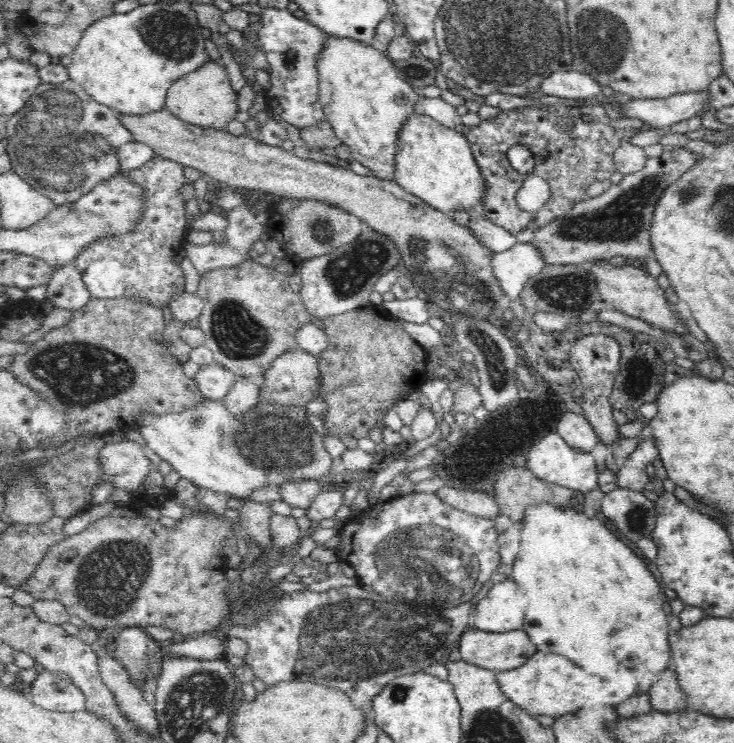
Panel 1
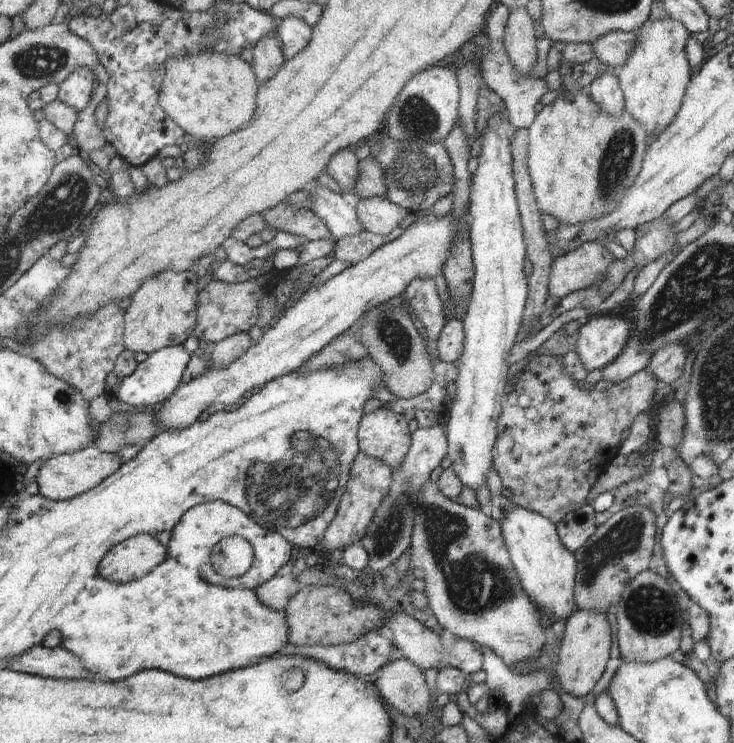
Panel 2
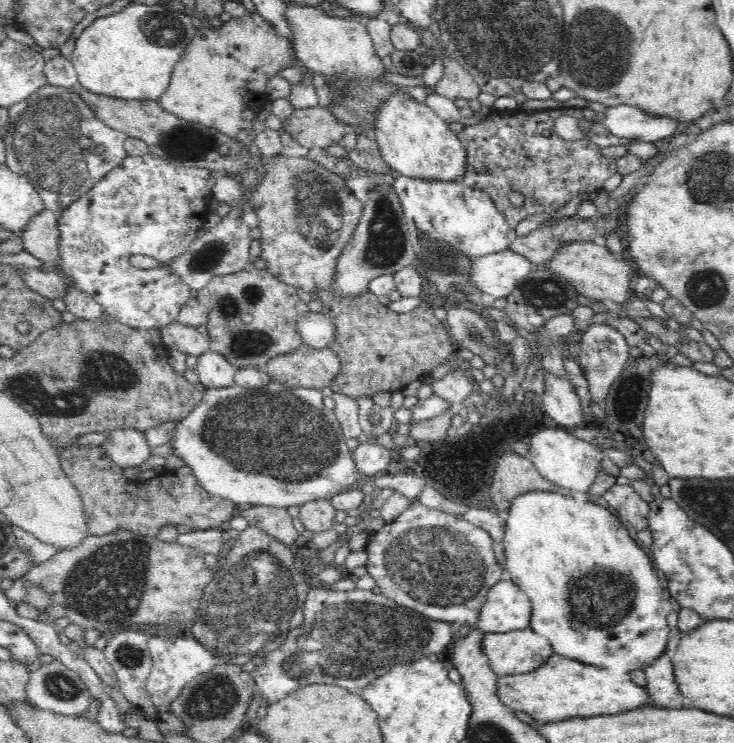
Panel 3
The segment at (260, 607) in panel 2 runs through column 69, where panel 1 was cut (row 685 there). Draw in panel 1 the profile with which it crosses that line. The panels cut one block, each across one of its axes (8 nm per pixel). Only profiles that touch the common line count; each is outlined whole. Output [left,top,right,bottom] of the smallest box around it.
[509,503,671,707]

